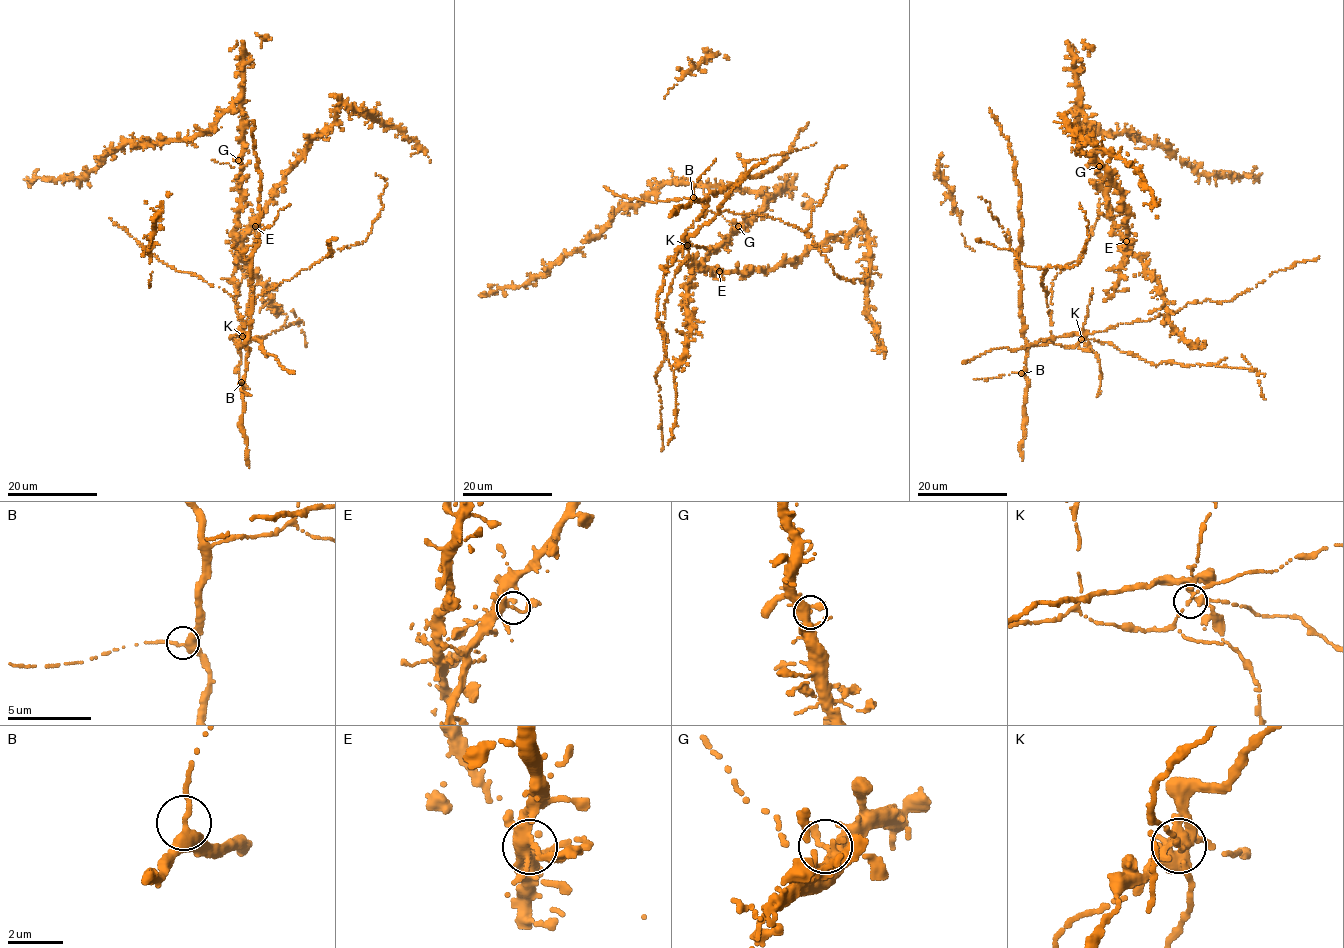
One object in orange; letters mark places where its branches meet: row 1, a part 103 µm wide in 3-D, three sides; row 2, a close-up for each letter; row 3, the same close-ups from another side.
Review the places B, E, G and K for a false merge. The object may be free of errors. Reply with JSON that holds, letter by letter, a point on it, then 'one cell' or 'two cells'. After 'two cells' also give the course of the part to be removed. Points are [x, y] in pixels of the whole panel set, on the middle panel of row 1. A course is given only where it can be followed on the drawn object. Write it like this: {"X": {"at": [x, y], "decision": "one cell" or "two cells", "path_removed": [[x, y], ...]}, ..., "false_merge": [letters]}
{"B": {"at": [693, 197], "decision": "one cell"}, "E": {"at": [719, 271], "decision": "one cell"}, "G": {"at": [738, 226], "decision": "one cell"}, "K": {"at": [687, 245], "decision": "two cells", "path_removed": [[687, 245], [687, 260], [676, 273], [664, 303], [667, 341], [663, 362], [656, 374], [662, 451]]}, "false_merge": ["K"]}

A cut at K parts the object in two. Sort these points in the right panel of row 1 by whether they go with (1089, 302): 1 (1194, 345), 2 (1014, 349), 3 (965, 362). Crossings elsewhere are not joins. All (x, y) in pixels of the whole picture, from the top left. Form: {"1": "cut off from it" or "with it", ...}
{"1": "cut off from it", "2": "with it", "3": "with it"}

